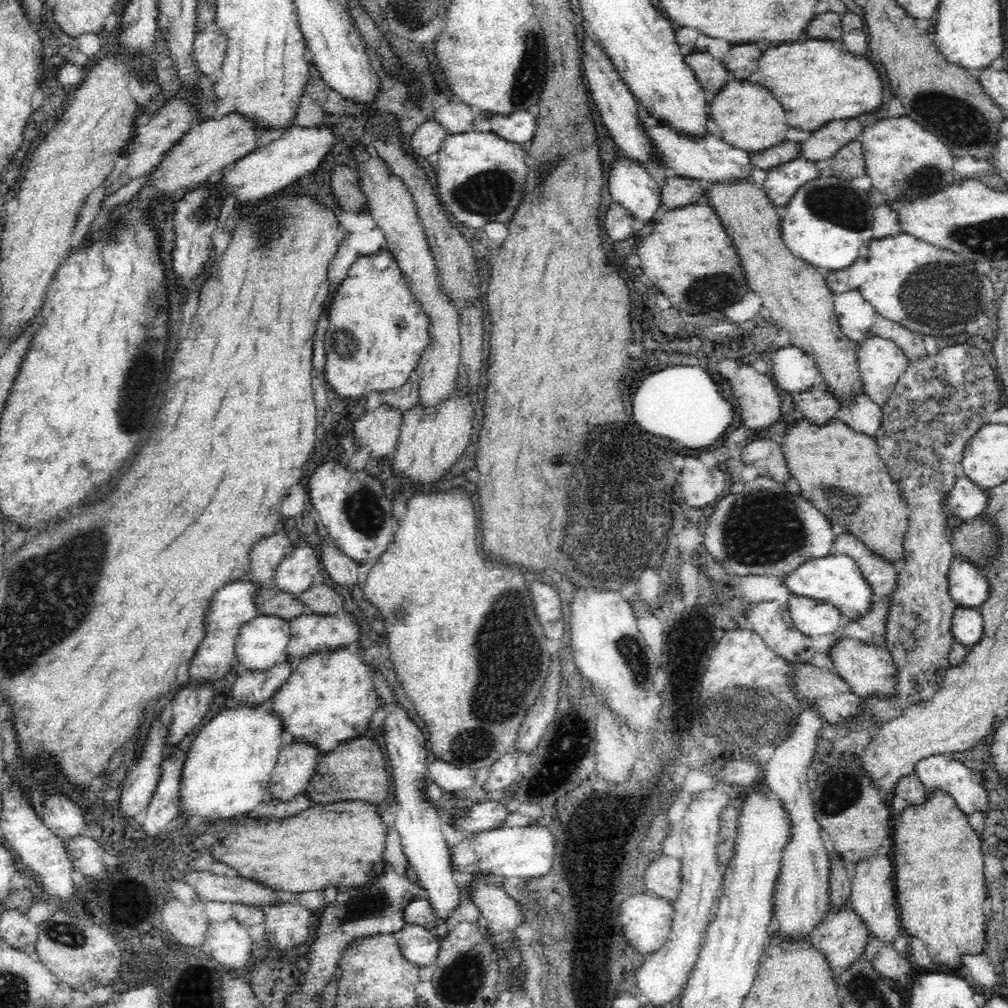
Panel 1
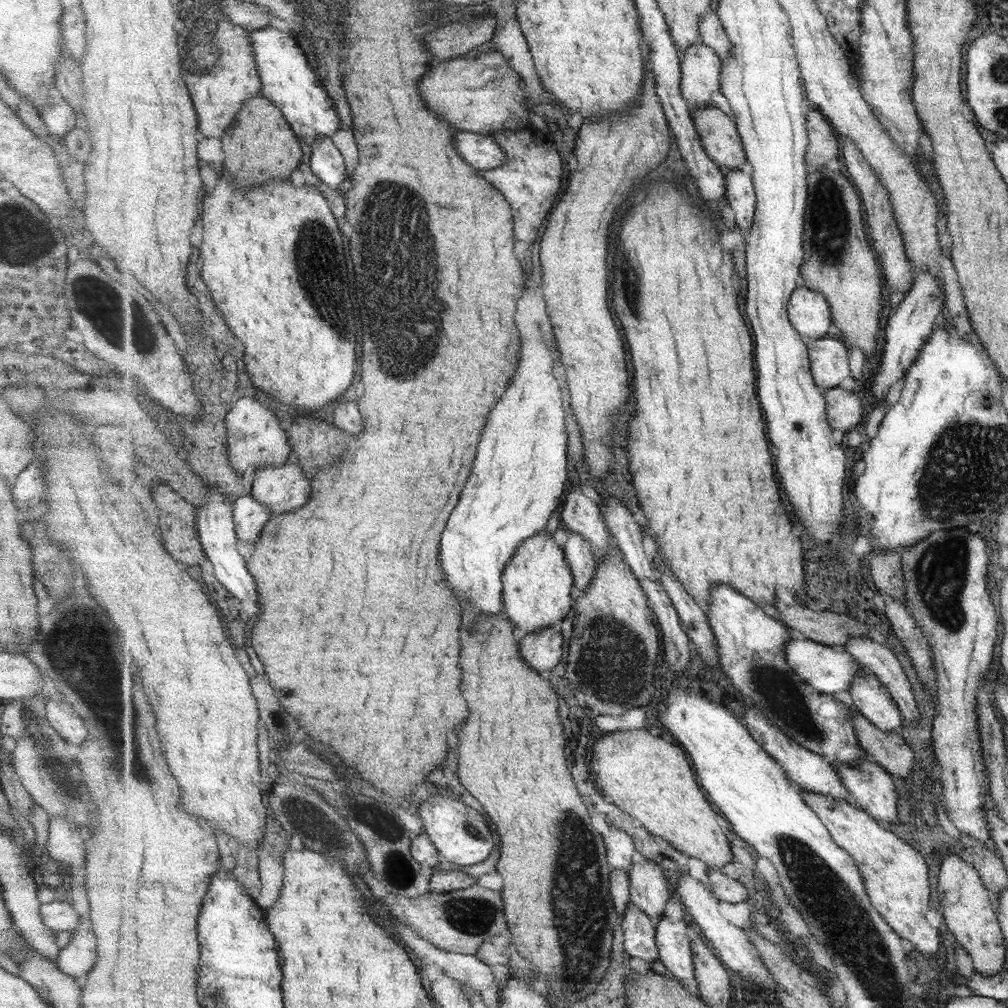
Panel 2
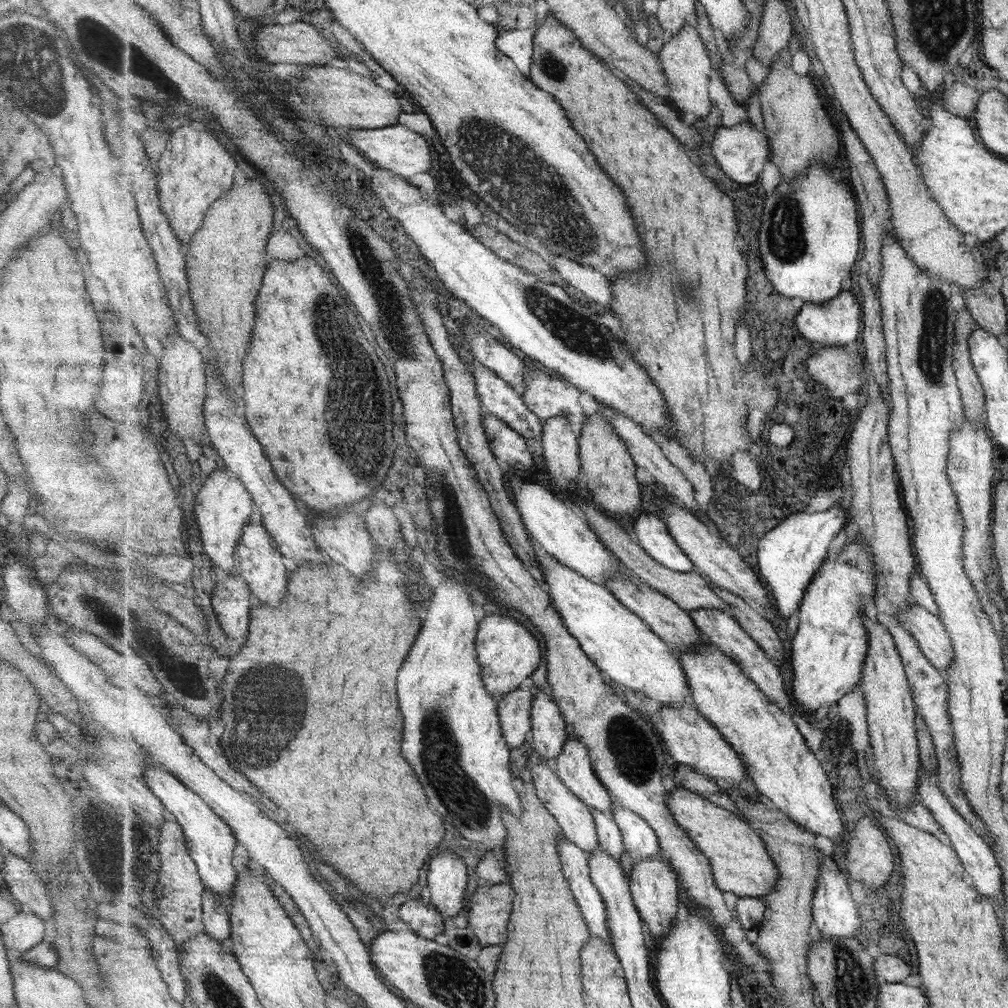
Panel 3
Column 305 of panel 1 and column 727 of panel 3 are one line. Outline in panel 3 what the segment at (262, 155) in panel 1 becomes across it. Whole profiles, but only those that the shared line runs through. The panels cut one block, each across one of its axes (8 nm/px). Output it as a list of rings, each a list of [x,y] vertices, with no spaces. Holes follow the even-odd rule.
[[[743,122],[732,127],[721,127],[716,132],[712,152],[725,174],[741,184],[755,184],[763,172],[763,166],[772,160],[771,142],[765,132],[761,133],[751,122]]]

